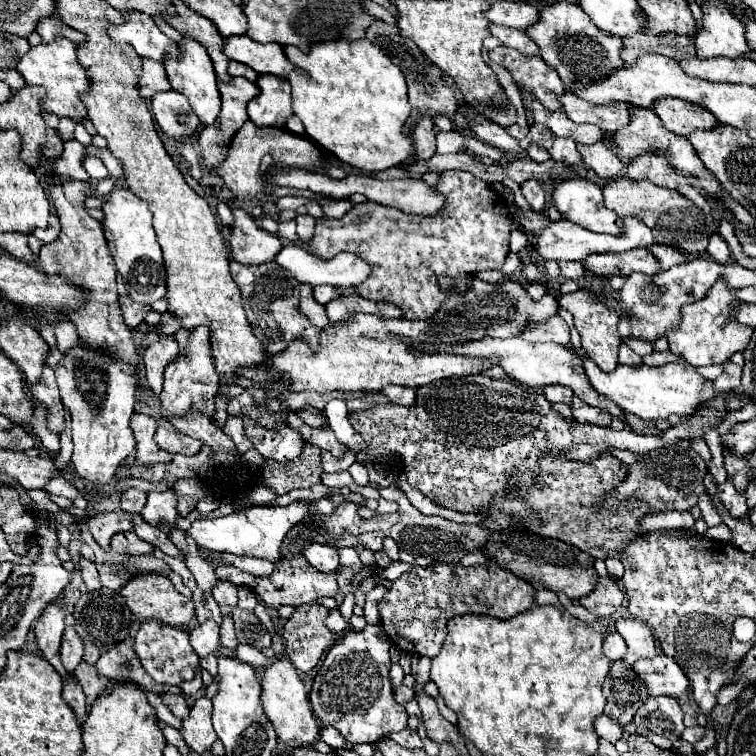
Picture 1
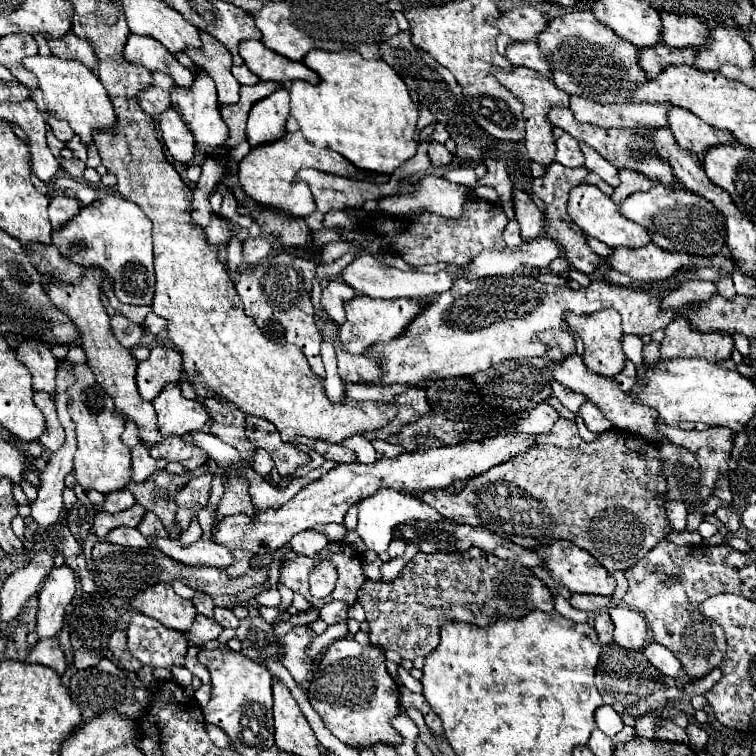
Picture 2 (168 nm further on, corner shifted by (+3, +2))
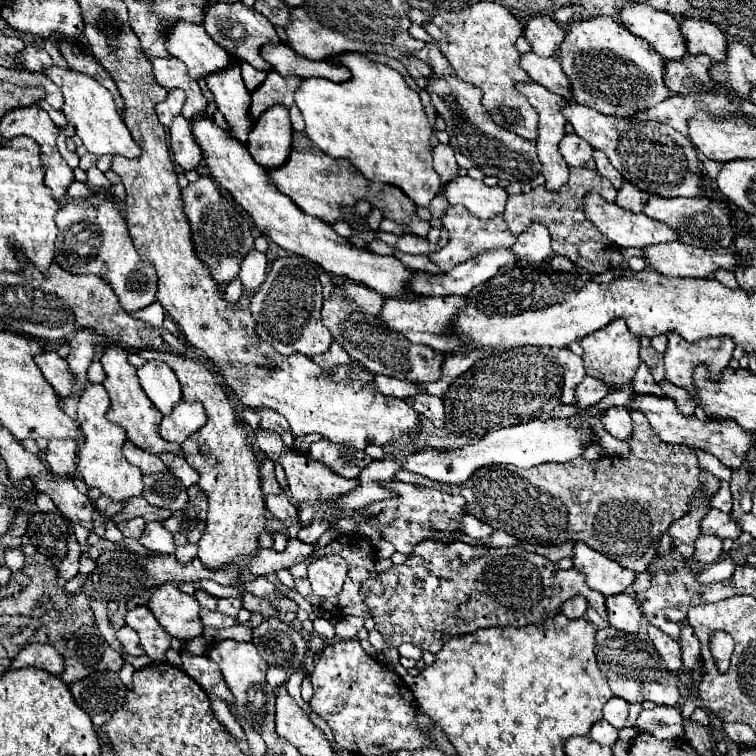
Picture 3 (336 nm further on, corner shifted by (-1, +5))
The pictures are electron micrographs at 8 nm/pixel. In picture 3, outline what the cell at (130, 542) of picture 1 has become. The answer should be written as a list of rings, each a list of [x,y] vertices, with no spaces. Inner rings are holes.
[[[131,519],[131,521],[123,521],[117,525],[119,531],[123,533],[123,537],[131,537],[131,539],[139,539],[143,535],[143,527],[145,521],[143,519]]]

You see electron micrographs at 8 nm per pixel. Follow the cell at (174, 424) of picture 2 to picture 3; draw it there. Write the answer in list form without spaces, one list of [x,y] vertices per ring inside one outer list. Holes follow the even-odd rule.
[[[179,401],[169,415],[163,417],[159,435],[167,441],[183,443],[191,433],[205,425],[205,409],[199,401]]]

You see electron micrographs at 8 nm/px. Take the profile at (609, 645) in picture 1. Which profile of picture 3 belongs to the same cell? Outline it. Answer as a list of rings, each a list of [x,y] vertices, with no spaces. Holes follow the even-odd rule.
[[[421,541],[415,551],[407,557],[405,563],[393,565],[391,569],[375,575],[365,581],[361,587],[361,597],[371,611],[375,629],[383,635],[387,647],[397,649],[401,643],[413,643],[421,651],[437,653],[443,645],[443,633],[461,635],[471,633],[481,627],[521,627],[529,623],[539,623],[543,619],[561,611],[561,605],[571,597],[571,591],[587,597],[589,605],[603,617],[609,619],[605,597],[587,589],[583,575],[575,569],[561,571],[545,557],[537,553],[527,553],[519,547],[475,547],[461,541],[439,543],[439,541]]]

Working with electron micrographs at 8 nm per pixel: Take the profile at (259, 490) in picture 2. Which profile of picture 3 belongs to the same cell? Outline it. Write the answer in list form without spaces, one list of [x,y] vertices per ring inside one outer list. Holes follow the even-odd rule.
[[[267,495],[267,509],[275,519],[279,519],[281,523],[287,525],[289,537],[297,537],[297,533],[299,533],[299,527],[295,525],[297,509],[295,509],[295,505],[289,503],[289,499],[285,499],[285,495]]]

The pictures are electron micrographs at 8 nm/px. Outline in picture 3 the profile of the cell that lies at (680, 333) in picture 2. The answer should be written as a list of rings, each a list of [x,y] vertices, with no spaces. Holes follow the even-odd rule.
[[[671,331],[667,333],[667,339],[669,347],[665,351],[665,379],[687,391],[693,389],[691,373],[695,365],[705,363],[709,371],[719,377],[721,369],[729,365],[735,349],[735,343],[729,341],[729,337],[709,337],[689,343],[679,333]]]

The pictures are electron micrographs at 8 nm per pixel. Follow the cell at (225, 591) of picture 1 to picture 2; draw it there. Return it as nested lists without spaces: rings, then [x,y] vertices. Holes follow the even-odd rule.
[[[231,550],[231,554],[235,554],[235,564],[231,564],[227,568],[227,574],[231,578],[243,576],[249,570],[249,566],[251,566],[251,554],[249,552],[239,552],[239,550]]]

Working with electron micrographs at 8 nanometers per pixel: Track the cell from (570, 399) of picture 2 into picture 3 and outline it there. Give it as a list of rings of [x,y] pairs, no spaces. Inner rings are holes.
[[[585,377],[577,387],[575,387],[575,397],[577,397],[577,407],[579,409],[589,409],[593,405],[597,405],[605,395],[607,389],[611,389],[607,383],[593,379],[593,377]]]

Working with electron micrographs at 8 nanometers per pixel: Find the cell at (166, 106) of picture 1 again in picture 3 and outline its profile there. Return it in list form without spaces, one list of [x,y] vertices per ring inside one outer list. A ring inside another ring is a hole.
[[[177,115],[173,125],[169,127],[169,141],[171,141],[171,151],[175,157],[175,163],[183,167],[185,171],[199,167],[201,163],[201,149],[197,147],[193,135],[191,135],[191,125],[183,115]]]

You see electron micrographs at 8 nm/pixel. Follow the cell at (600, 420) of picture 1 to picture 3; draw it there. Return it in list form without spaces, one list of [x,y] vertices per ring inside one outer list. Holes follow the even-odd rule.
[[[609,407],[609,409],[601,411],[599,419],[601,419],[603,427],[615,439],[627,439],[633,433],[633,429],[631,429],[631,417],[629,417],[629,409],[627,407]]]

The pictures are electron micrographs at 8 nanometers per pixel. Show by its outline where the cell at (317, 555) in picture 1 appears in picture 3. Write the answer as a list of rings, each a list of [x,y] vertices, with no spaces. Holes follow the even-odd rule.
[[[313,521],[307,529],[301,529],[301,531],[299,531],[297,539],[303,541],[303,543],[313,545],[313,543],[317,543],[317,539],[329,529],[329,525],[331,525],[331,523],[325,523],[325,521]]]

